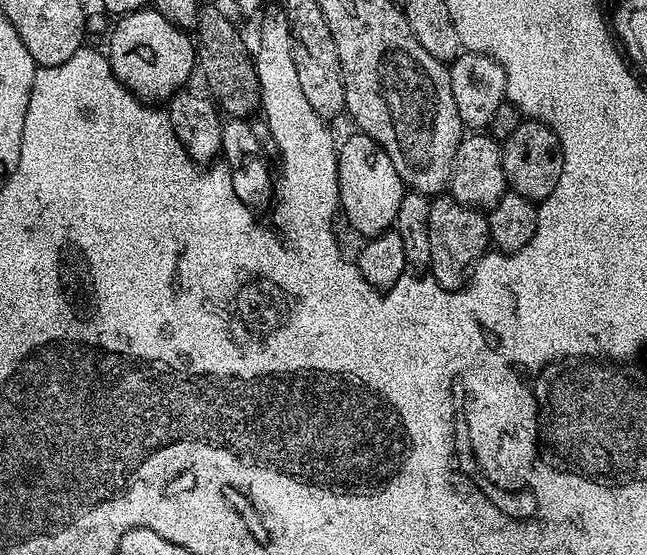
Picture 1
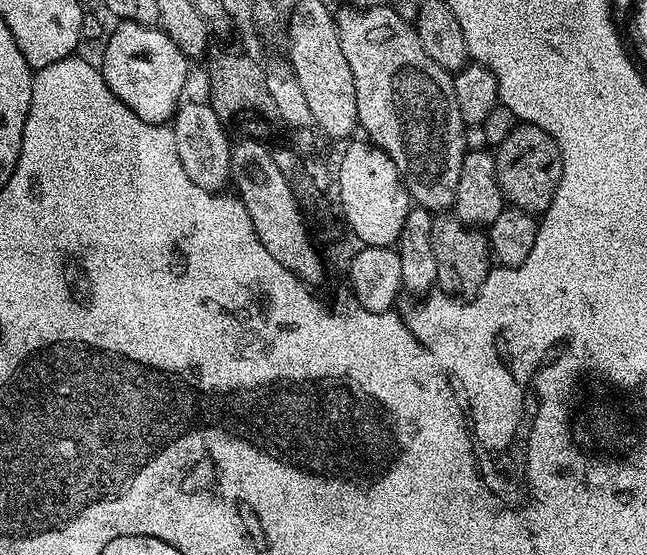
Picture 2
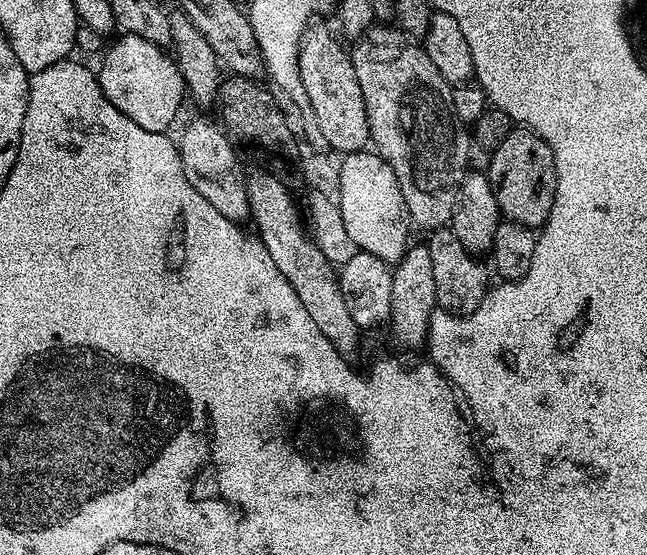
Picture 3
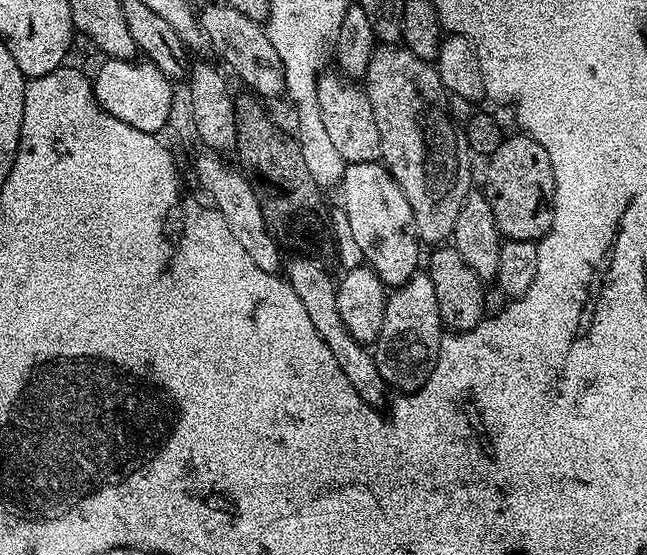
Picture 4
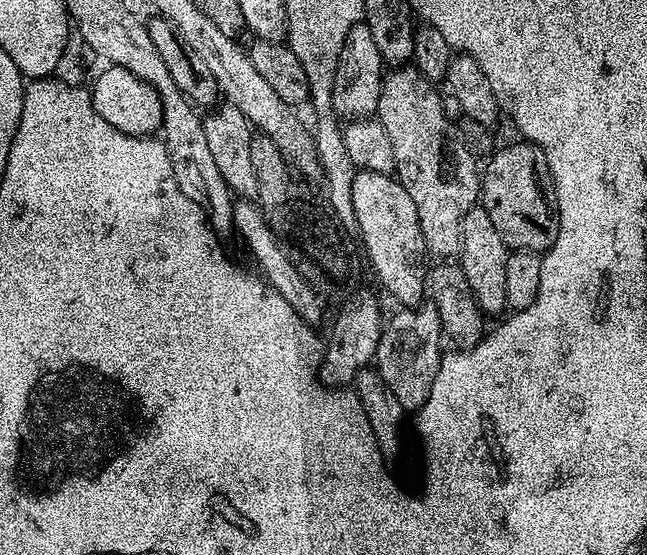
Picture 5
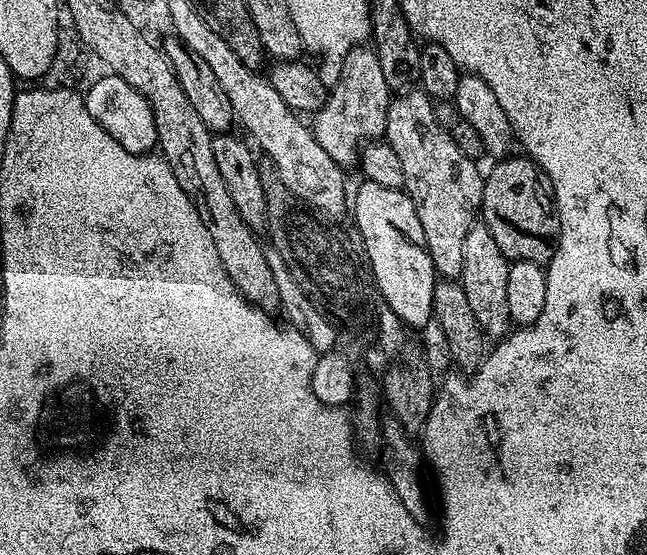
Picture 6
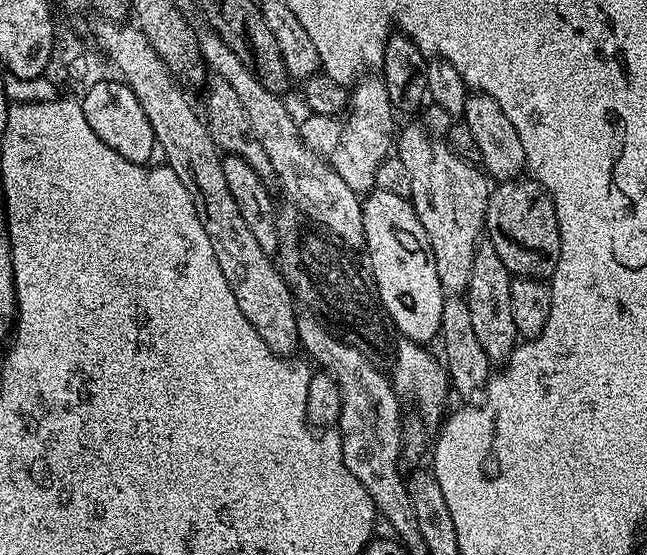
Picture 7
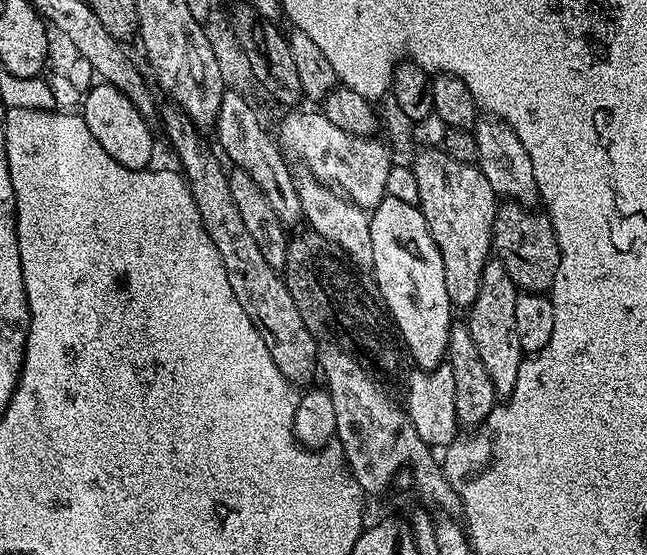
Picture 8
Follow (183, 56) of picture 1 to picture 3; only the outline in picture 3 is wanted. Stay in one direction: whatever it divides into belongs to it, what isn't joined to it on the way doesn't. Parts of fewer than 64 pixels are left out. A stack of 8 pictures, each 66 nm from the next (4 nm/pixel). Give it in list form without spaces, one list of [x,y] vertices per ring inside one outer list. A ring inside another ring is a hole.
[[[127,34],[119,37],[121,40],[109,50],[104,56],[104,61],[98,68],[98,83],[104,97],[107,98],[111,107],[122,110],[126,118],[130,118],[132,124],[138,125],[141,132],[163,132],[169,131],[168,127],[176,120],[180,107],[186,101],[186,89],[180,68],[171,55],[164,56],[165,49],[158,44],[146,42],[146,38],[129,36]]]

